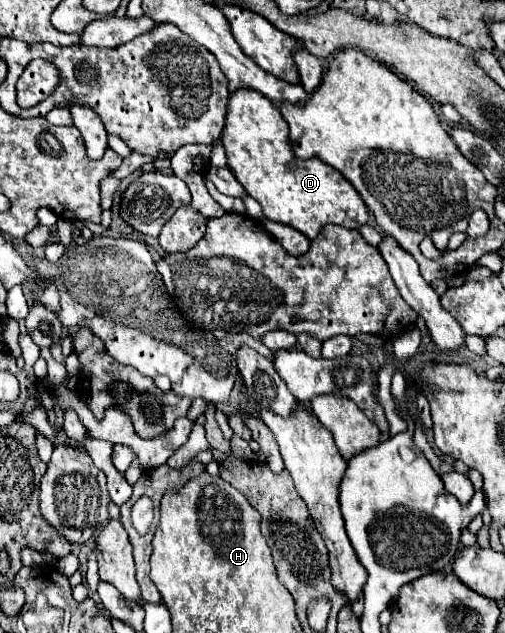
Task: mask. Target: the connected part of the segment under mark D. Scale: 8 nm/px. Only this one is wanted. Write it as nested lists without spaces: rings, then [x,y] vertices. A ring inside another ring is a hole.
[[[237,89],[231,95],[221,143],[227,153],[227,167],[247,193],[259,201],[267,219],[291,225],[309,239],[315,239],[329,223],[345,229],[359,229],[367,223],[367,205],[337,169],[319,159],[293,163],[289,125],[279,109],[261,93]]]

